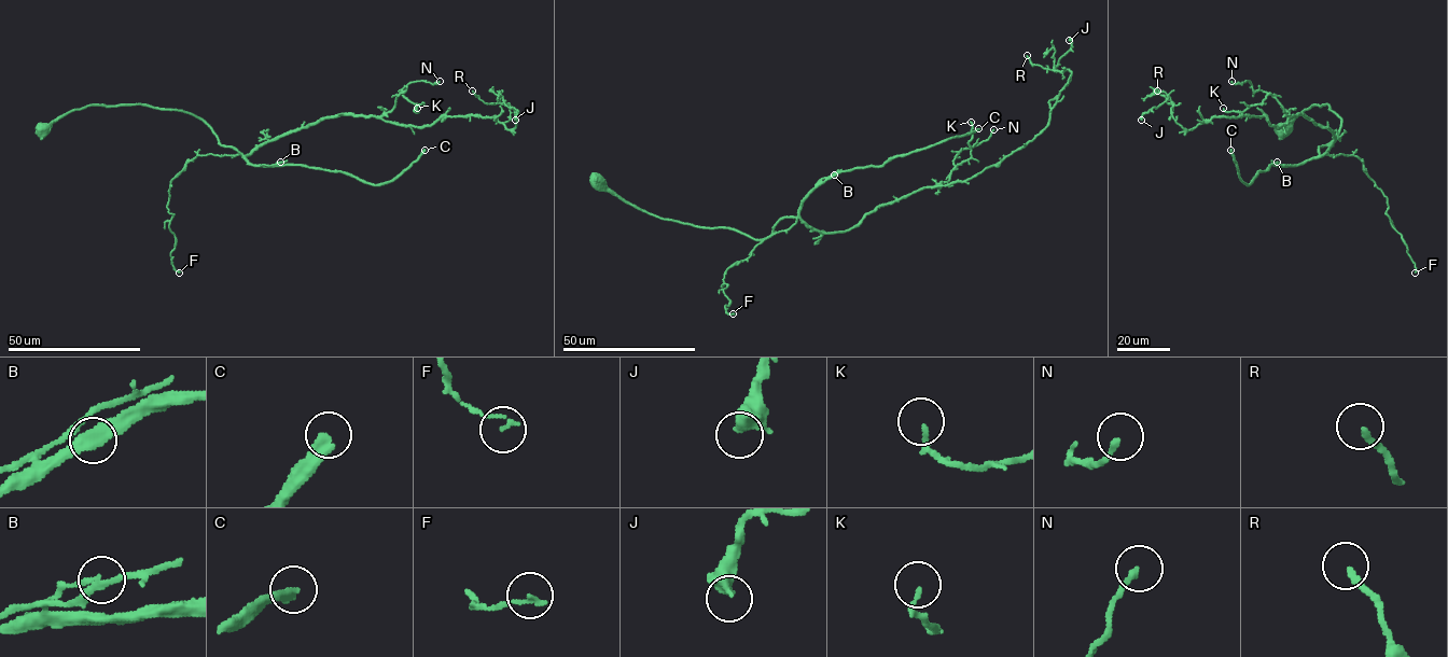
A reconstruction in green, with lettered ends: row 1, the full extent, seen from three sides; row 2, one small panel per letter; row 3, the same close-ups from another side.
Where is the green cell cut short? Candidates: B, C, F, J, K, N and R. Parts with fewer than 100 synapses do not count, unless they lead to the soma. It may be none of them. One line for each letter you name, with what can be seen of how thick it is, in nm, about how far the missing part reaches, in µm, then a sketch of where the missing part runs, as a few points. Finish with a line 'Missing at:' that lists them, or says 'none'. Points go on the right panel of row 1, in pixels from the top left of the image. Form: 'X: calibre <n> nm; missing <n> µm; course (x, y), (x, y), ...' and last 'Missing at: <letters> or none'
C: calibre 380 nm; missing 190 µm; course (1230, 150), (1220, 109), (1153, 116), (1227, 103), (1271, 80), (1245, 67), (1289, 94)
Missing at: C

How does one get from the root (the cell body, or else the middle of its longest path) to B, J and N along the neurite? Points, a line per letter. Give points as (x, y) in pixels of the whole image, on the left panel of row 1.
B: (44, 129), (87, 106), (177, 109), (202, 120), (221, 144), (235, 148), (250, 164), (274, 166), (280, 162)
J: (44, 129), (142, 105), (248, 155), (340, 114), (513, 130), (502, 97), (515, 120)
N: (44, 129), (87, 106), (142, 105), (188, 112), (248, 155), (325, 117), (379, 116), (409, 83), (440, 81)

